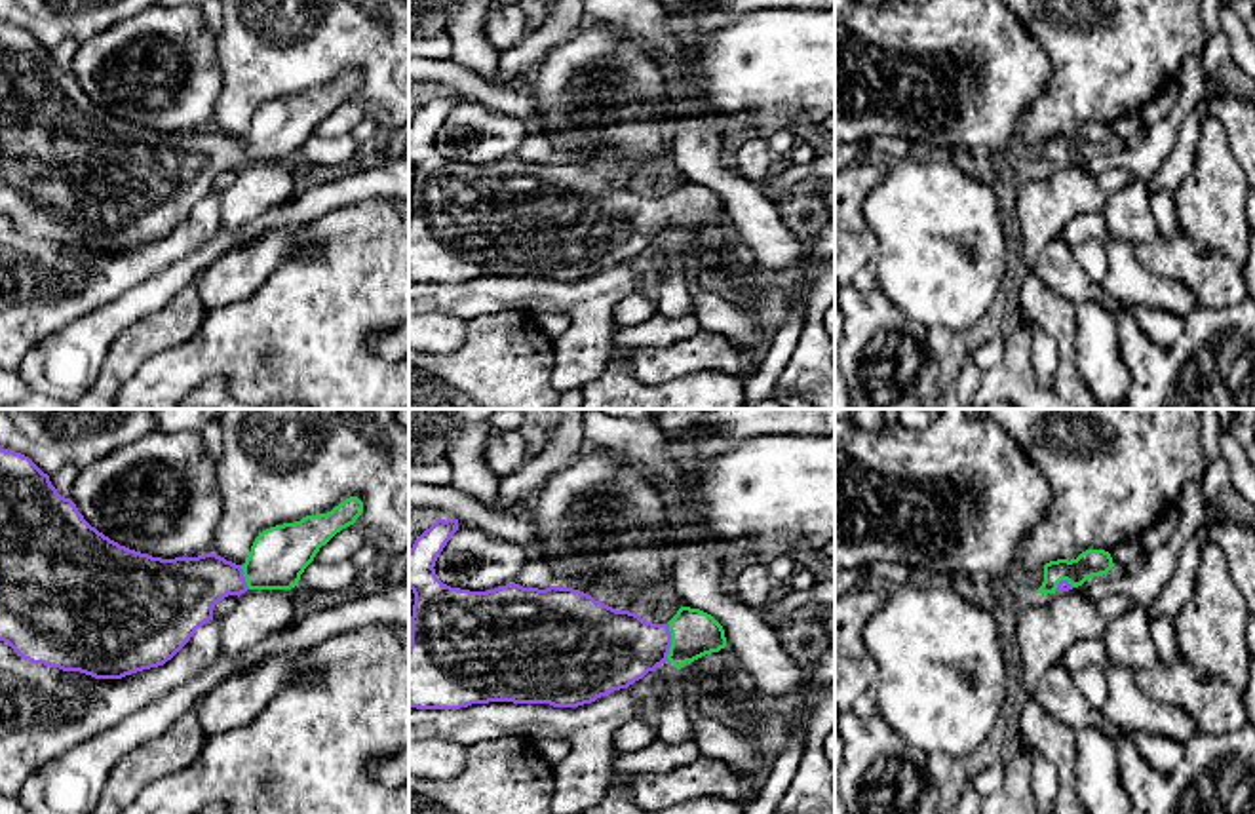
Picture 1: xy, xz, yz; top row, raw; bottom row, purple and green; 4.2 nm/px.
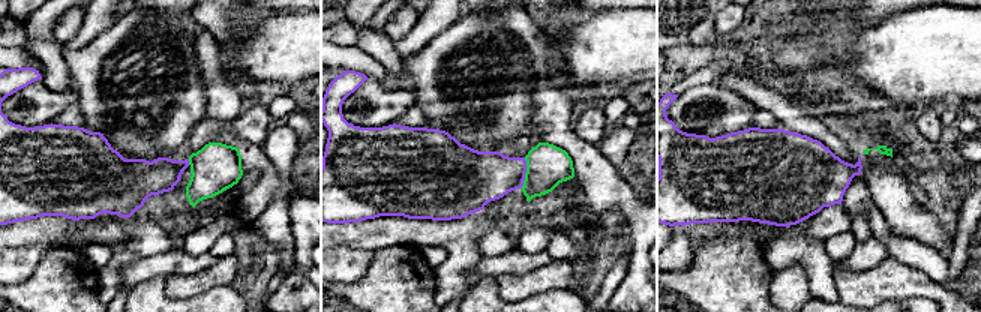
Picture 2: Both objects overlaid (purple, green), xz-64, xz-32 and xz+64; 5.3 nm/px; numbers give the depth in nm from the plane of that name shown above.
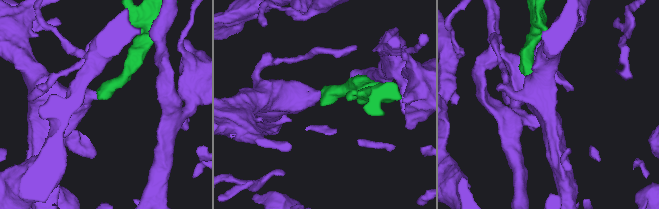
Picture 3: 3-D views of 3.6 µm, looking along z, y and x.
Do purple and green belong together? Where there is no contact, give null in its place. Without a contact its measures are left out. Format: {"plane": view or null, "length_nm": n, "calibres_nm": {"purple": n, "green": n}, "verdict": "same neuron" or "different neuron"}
{"plane": "xz", "length_nm": 160, "calibres_nm": {"purple": 340, "green": 200}, "verdict": "same neuron"}

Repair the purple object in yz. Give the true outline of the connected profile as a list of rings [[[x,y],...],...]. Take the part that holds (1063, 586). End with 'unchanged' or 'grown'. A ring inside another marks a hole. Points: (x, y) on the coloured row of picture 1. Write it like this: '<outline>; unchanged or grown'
[[[1086,550],[1076,559],[1057,559],[1044,565],[1044,582],[1038,593],[1069,591],[1093,576],[1107,574],[1114,567],[1105,550]]]; grown

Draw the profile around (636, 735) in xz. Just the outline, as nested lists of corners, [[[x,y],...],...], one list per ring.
[[[631,719],[620,725],[612,736],[612,747],[618,753],[637,753],[658,740],[658,730],[643,719]]]

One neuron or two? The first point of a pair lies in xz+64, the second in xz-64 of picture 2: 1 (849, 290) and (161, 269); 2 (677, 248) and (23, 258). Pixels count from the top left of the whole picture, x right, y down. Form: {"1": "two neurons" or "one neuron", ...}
{"1": "two neurons", "2": "one neuron"}

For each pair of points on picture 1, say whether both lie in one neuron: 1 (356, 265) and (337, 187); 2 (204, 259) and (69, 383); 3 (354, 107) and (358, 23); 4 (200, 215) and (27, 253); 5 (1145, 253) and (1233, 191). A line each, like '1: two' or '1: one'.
1: two
2: one
3: two
4: one
5: one

